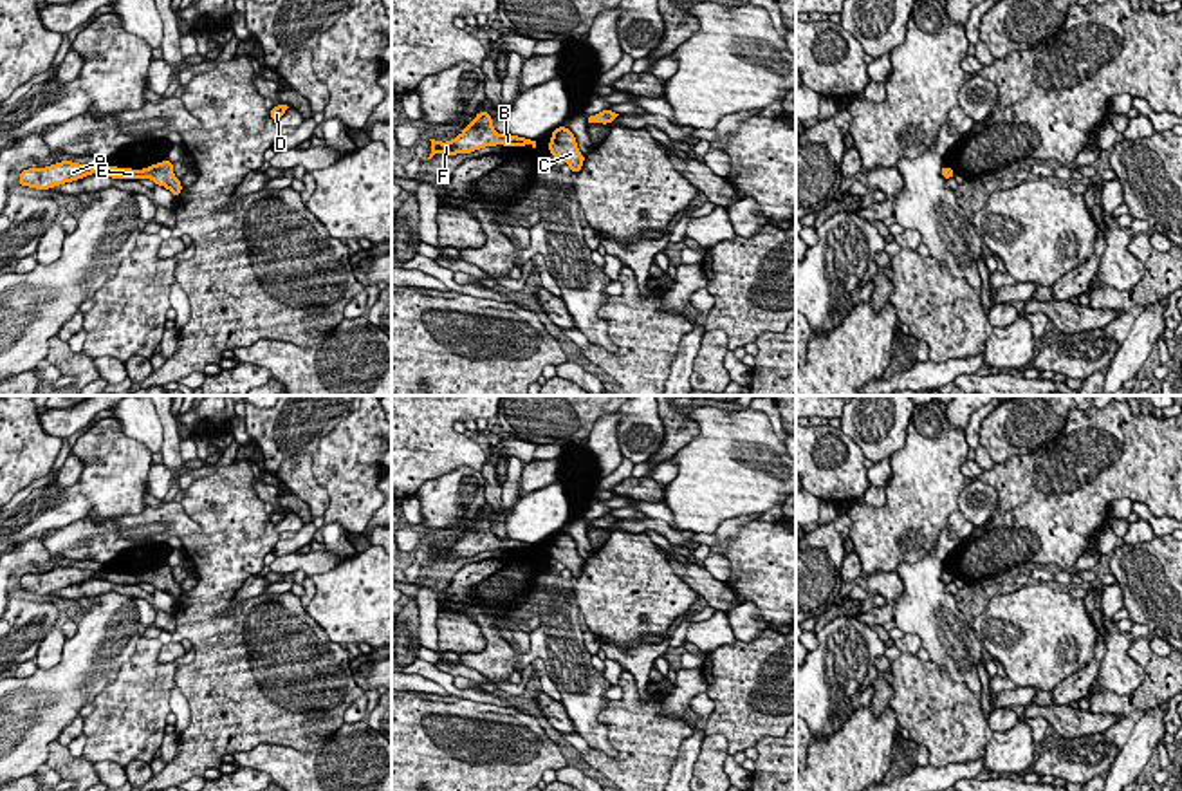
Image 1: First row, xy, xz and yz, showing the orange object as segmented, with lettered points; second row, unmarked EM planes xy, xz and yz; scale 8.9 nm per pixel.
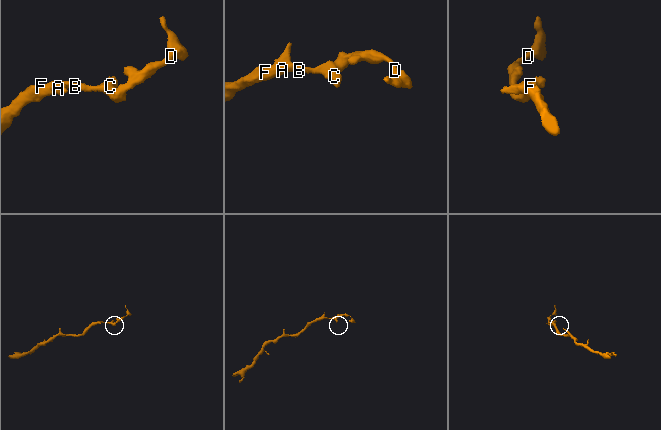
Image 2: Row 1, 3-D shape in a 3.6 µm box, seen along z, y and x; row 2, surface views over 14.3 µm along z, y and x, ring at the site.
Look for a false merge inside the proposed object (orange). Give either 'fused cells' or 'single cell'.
single cell

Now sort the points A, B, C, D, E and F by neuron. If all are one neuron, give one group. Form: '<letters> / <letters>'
A B C D E F

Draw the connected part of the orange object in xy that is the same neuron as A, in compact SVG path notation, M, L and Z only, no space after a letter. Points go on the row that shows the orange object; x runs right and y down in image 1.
M65 159L47 168L23 170L20 172L18 182L22 186L29 186L36 190L49 190L58 184L78 181L90 173L103 173L112 179L143 179L143 177L152 179L155 184L168 188L175 197L179 197L182 190L180 179L173 175L173 163L170 163L168 159L137 172L132 168L115 168L103 164L101 166L78 164Z

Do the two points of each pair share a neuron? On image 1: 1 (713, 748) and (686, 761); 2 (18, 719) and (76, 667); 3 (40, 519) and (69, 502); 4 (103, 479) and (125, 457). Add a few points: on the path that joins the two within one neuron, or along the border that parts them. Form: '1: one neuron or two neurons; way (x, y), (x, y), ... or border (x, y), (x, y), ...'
1: two neurons; border (706, 737), (692, 772)
2: one neuron; way (33, 710), (62, 681)
3: one neuron; way (47, 511), (62, 506)
4: one neuron; way (109, 474), (120, 463)

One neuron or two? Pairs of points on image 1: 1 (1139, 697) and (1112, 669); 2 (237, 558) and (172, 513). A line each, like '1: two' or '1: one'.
1: two
2: two

